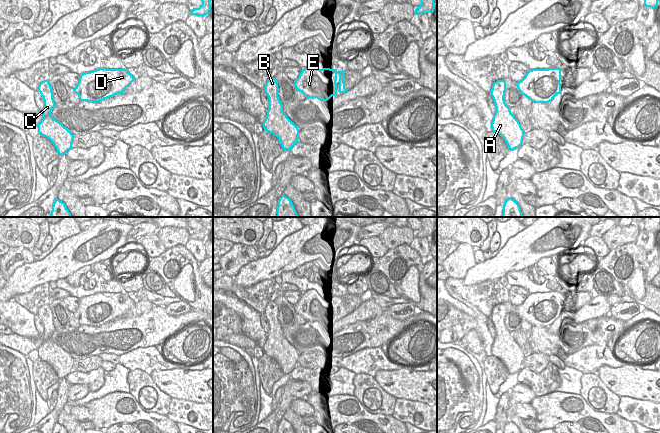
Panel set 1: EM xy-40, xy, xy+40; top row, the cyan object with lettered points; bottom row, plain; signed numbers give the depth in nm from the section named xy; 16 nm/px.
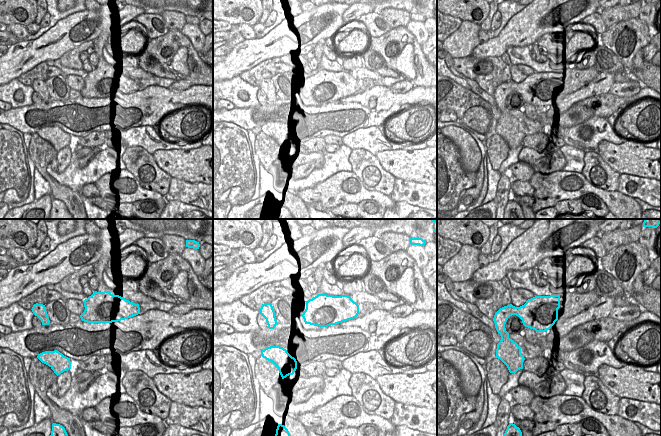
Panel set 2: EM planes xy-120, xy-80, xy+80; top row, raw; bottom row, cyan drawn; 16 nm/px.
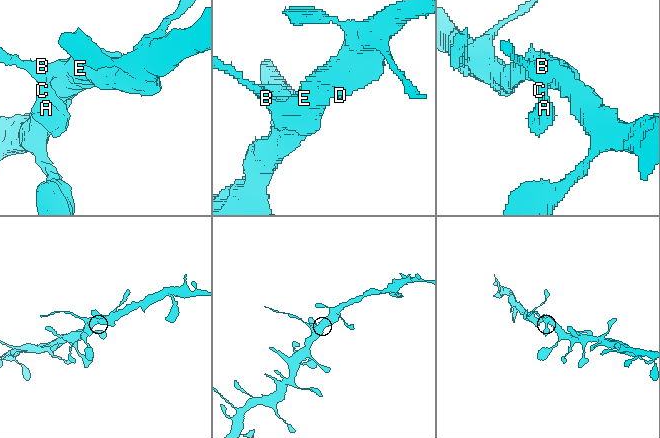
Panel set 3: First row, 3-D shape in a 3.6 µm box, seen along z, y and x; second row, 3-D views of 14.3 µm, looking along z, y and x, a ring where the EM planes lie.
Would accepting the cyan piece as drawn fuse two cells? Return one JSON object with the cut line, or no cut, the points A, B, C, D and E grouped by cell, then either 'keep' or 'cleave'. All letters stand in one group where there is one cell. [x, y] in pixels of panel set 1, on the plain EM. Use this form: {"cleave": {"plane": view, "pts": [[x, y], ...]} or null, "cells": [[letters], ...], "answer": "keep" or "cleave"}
{"cleave": null, "cells": [["A", "B", "C", "D", "E"]], "answer": "keep"}

